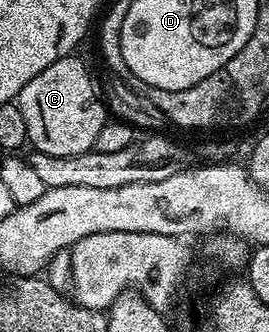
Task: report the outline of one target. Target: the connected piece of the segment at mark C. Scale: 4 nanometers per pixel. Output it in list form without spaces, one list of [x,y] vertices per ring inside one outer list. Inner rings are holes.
[[[75,53],[66,55],[53,61],[49,69],[41,69],[41,73],[37,73],[37,77],[33,77],[33,81],[29,81],[25,89],[21,89],[17,100],[25,117],[28,144],[34,150],[49,153],[53,157],[69,157],[92,150],[97,141],[97,133],[101,133],[101,129],[109,121],[109,112],[101,95],[99,99],[99,91],[91,80],[91,71],[77,56]]]

